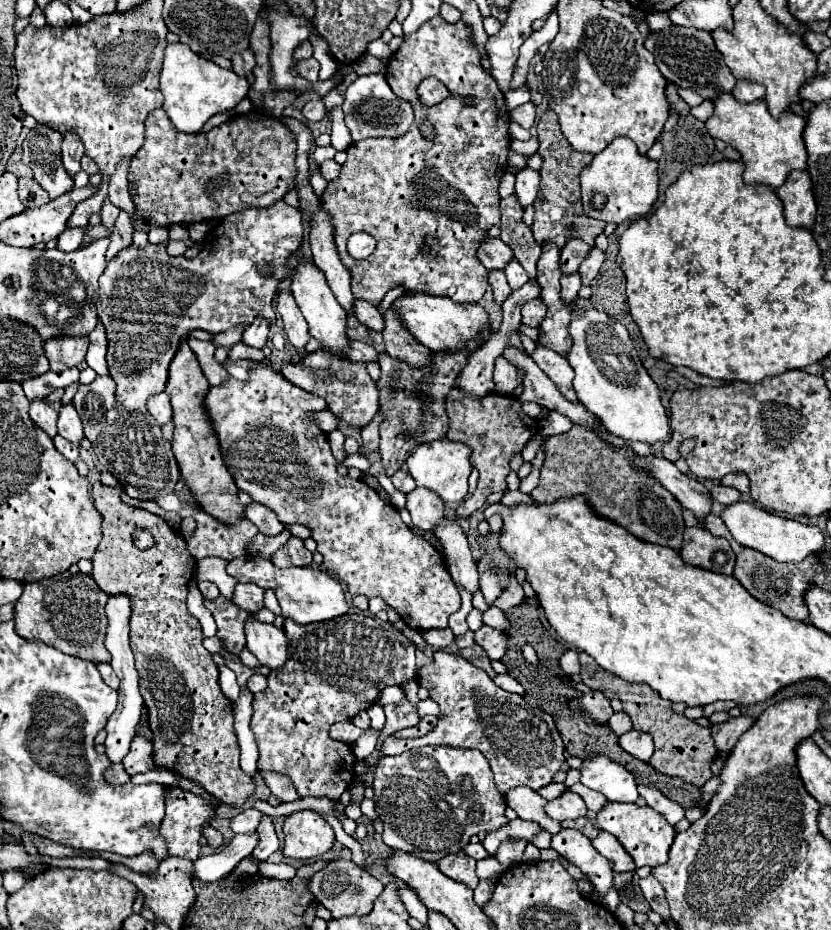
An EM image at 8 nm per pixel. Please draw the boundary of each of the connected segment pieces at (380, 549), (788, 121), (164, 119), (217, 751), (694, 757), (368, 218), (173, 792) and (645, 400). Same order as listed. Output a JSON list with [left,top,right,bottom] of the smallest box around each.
[[206,366,460,632],[706,94,806,190],[128,108,296,228],[92,484,256,808],[580,652,718,786],[322,16,510,306],[162,786,216,860],[566,306,670,444]]

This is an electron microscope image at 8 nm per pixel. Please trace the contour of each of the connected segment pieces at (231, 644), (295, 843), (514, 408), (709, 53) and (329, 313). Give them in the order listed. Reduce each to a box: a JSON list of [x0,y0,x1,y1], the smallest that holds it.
[[204,598,248,654],[282,810,334,860],[446,388,538,516],[644,26,736,100],[292,258,348,358]]

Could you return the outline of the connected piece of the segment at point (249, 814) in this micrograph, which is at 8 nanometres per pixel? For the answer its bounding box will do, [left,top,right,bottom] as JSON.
[230,808,262,834]

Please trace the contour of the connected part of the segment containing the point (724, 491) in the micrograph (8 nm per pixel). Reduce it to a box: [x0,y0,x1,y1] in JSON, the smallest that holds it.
[710,484,740,506]

